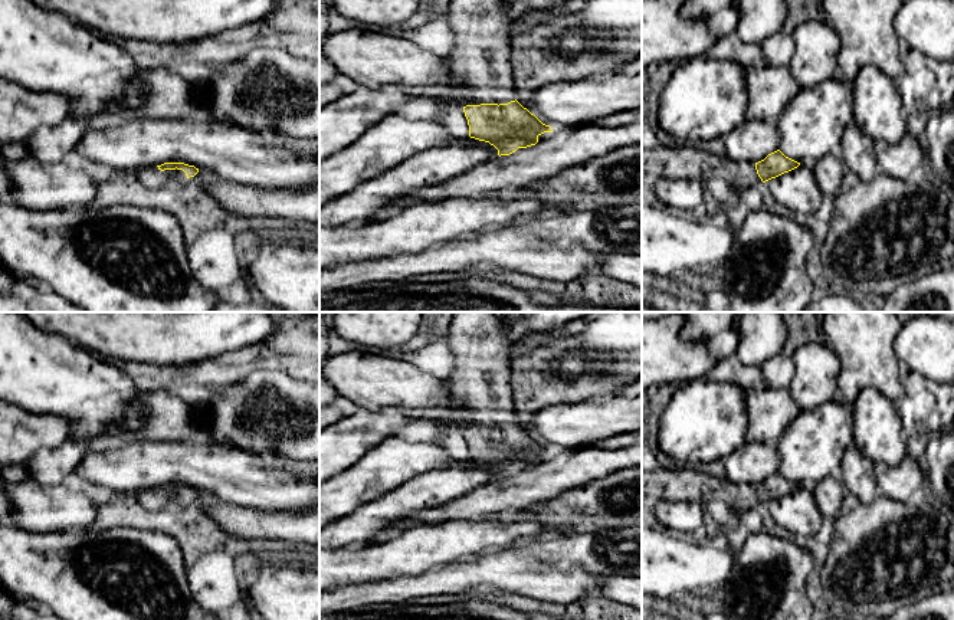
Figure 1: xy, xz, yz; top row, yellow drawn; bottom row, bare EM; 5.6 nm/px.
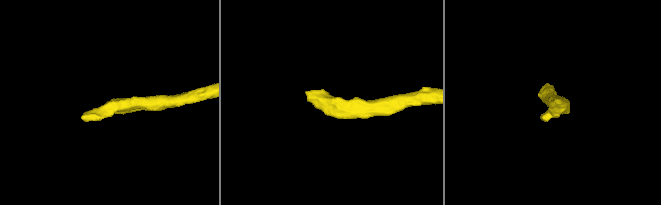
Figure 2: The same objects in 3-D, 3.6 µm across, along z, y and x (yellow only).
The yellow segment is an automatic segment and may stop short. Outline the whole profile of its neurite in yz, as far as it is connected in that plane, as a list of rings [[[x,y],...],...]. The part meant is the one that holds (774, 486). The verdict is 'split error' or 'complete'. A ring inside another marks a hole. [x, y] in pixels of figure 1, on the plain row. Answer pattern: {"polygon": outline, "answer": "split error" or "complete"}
{"polygon": [[[672,465],[656,470],[642,469],[642,498],[656,501],[682,501],[705,505],[708,501],[727,503],[735,511],[747,511],[776,501],[797,491],[800,485],[786,479],[780,472],[758,485],[734,483],[704,473],[695,466]]], "answer": "split error"}

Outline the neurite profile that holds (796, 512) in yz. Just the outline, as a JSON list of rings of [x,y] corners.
[[[813,488],[797,491],[766,503],[771,521],[790,535],[813,535],[822,529],[823,516],[816,506]]]

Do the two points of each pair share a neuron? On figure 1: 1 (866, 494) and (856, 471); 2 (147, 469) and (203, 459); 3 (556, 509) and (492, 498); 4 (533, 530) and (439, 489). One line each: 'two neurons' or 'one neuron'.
1: one neuron
2: one neuron
3: two neurons
4: two neurons

